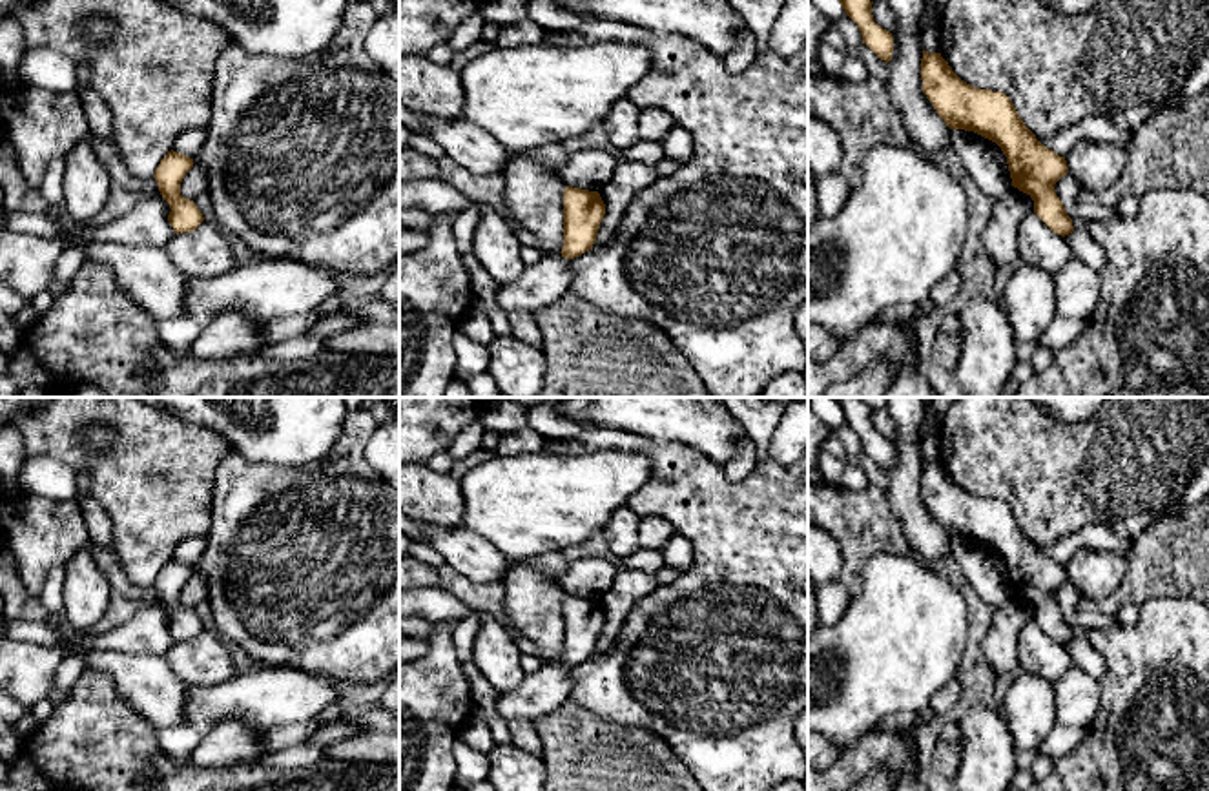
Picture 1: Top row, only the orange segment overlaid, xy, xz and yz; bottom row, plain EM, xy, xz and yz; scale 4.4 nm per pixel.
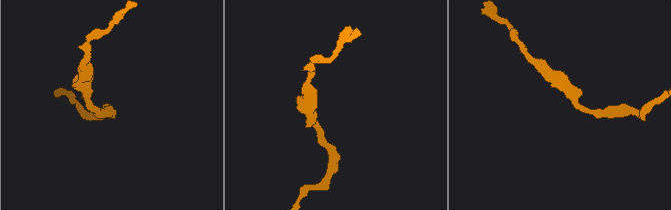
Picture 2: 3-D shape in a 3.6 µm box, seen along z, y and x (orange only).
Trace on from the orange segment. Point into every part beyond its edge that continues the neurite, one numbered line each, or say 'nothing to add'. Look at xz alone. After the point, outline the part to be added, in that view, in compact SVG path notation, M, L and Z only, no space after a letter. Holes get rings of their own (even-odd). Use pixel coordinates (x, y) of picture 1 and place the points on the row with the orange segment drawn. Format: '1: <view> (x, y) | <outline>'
nothing to add

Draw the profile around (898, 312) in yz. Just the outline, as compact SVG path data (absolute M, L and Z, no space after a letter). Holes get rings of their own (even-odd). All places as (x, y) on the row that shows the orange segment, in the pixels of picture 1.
M904 303L904 304L894 304L884 308L879 313L879 323L901 323L901 321L914 321L917 323L926 313L917 308L917 304Z

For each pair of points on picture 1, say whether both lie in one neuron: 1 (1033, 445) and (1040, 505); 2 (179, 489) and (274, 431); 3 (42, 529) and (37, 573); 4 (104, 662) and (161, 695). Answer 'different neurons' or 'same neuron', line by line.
1: same neuron
2: different neurons
3: same neuron
4: same neuron

